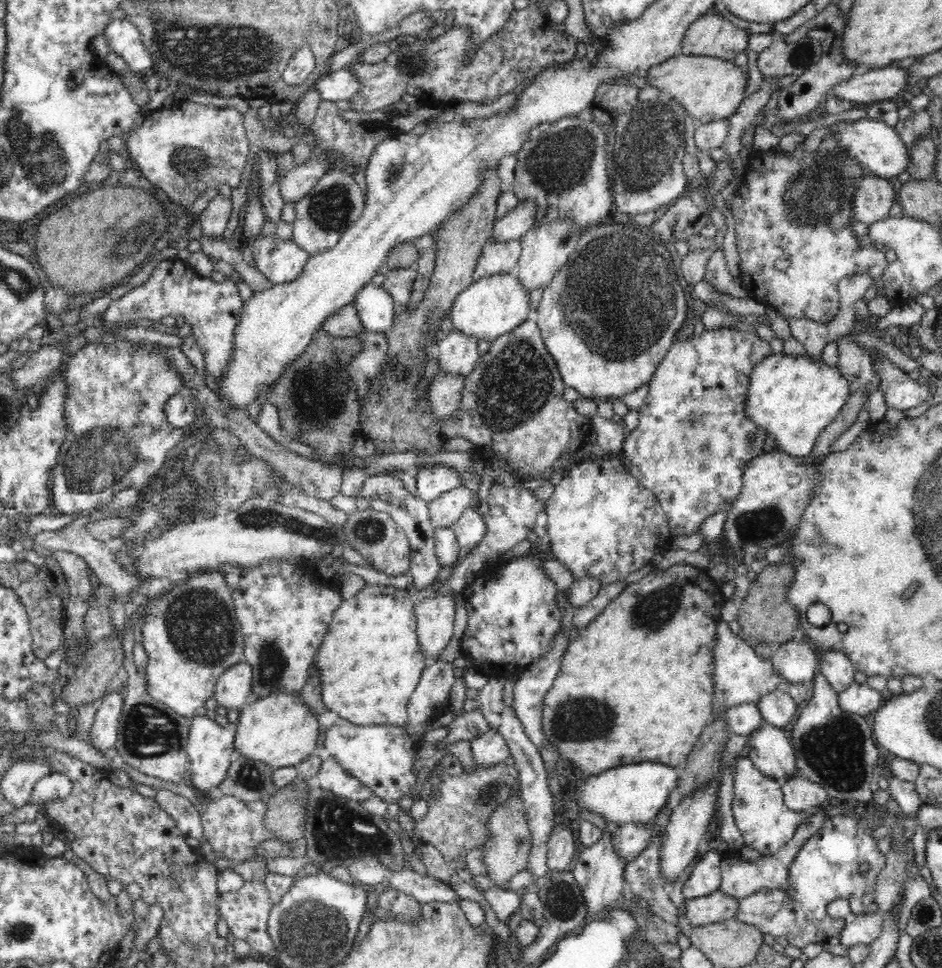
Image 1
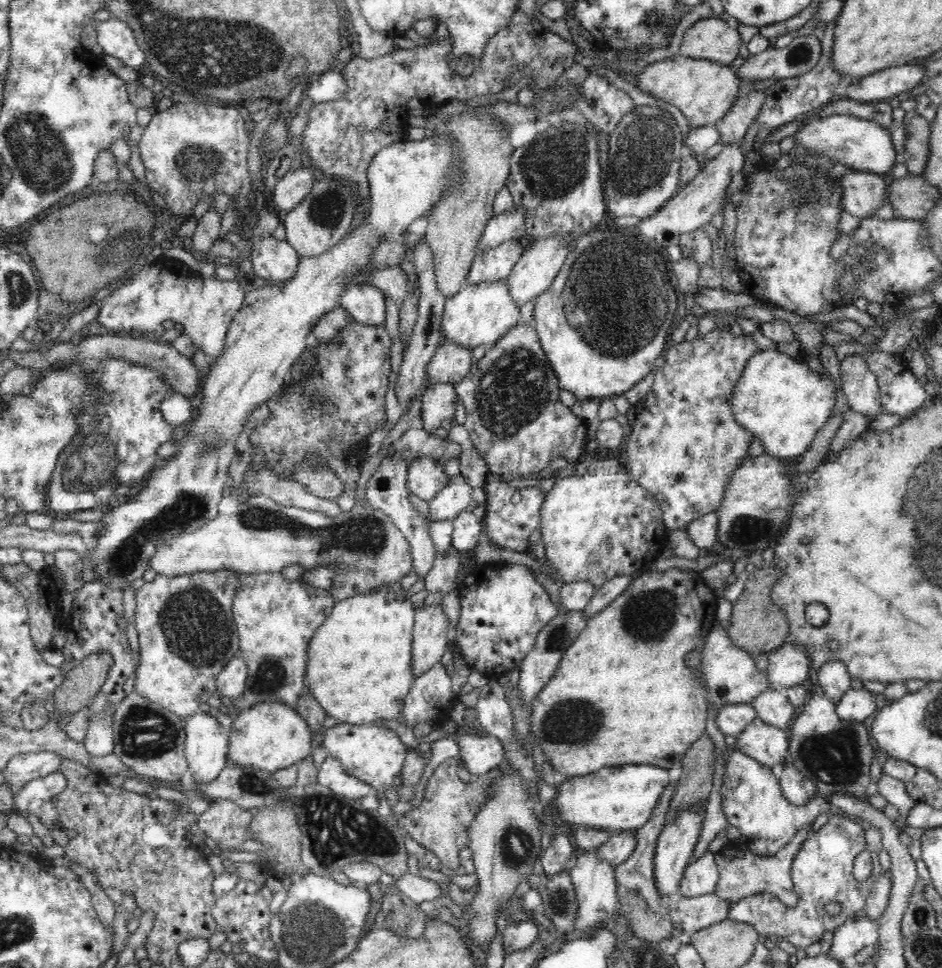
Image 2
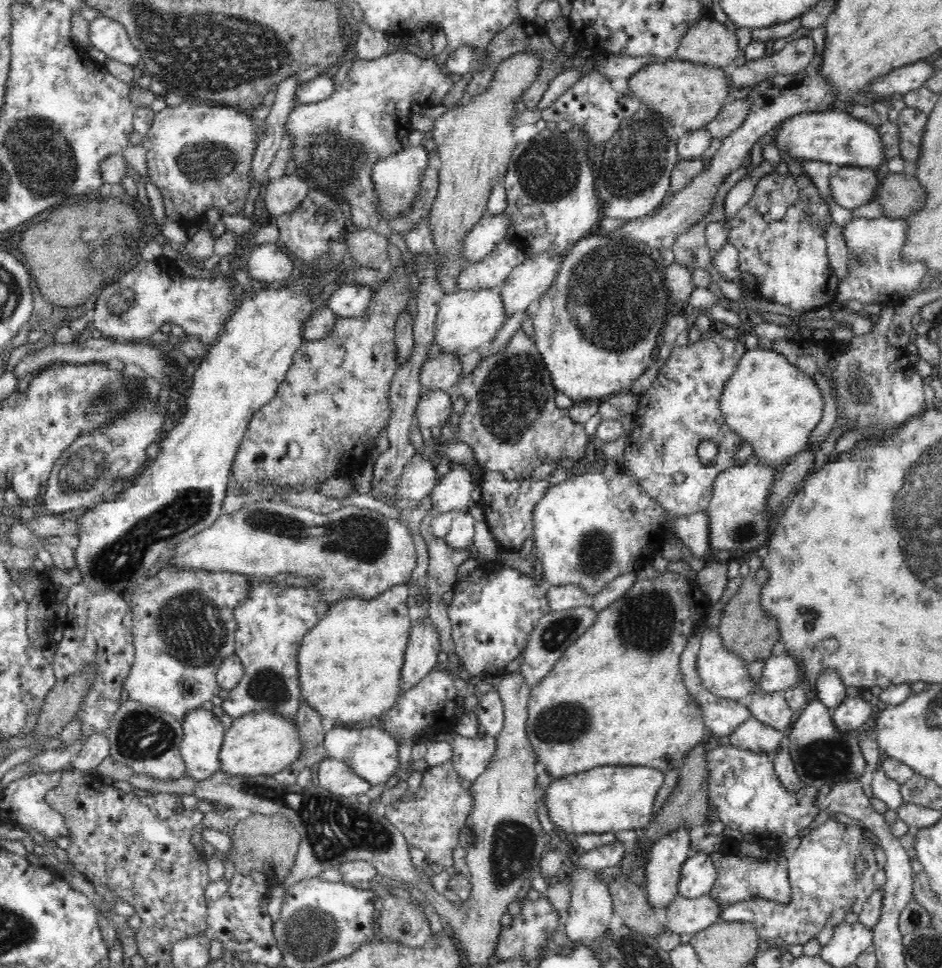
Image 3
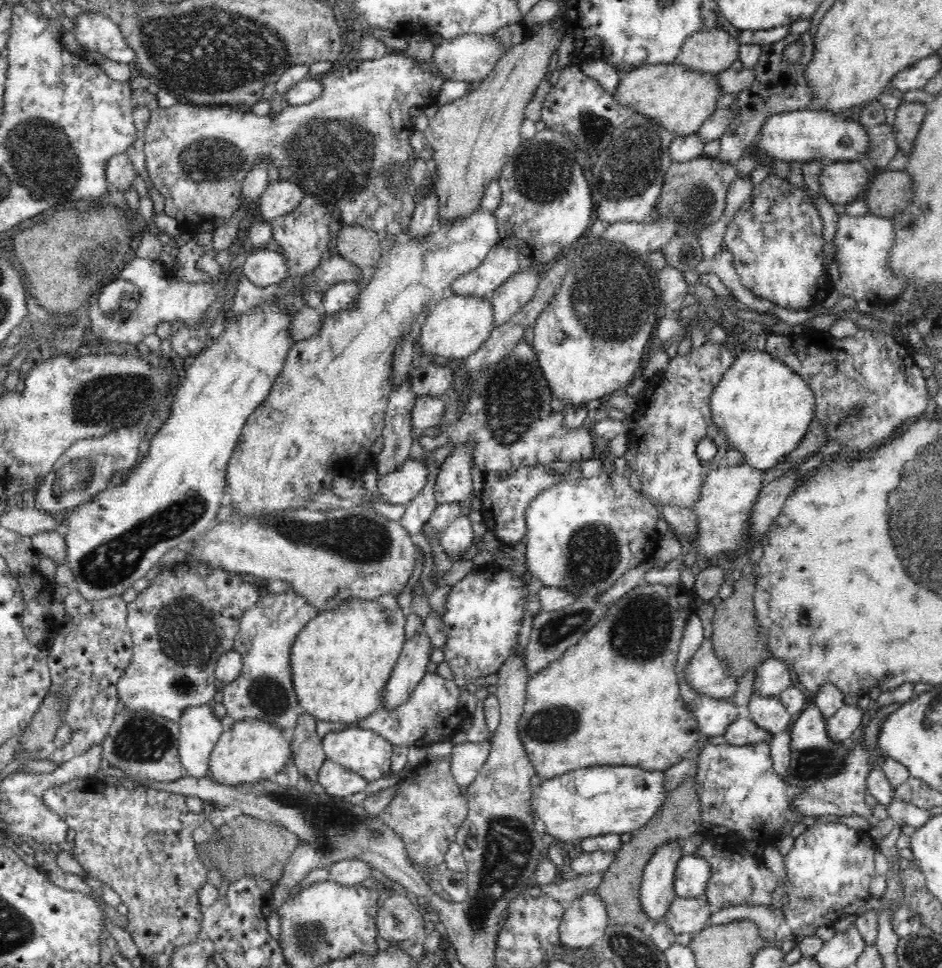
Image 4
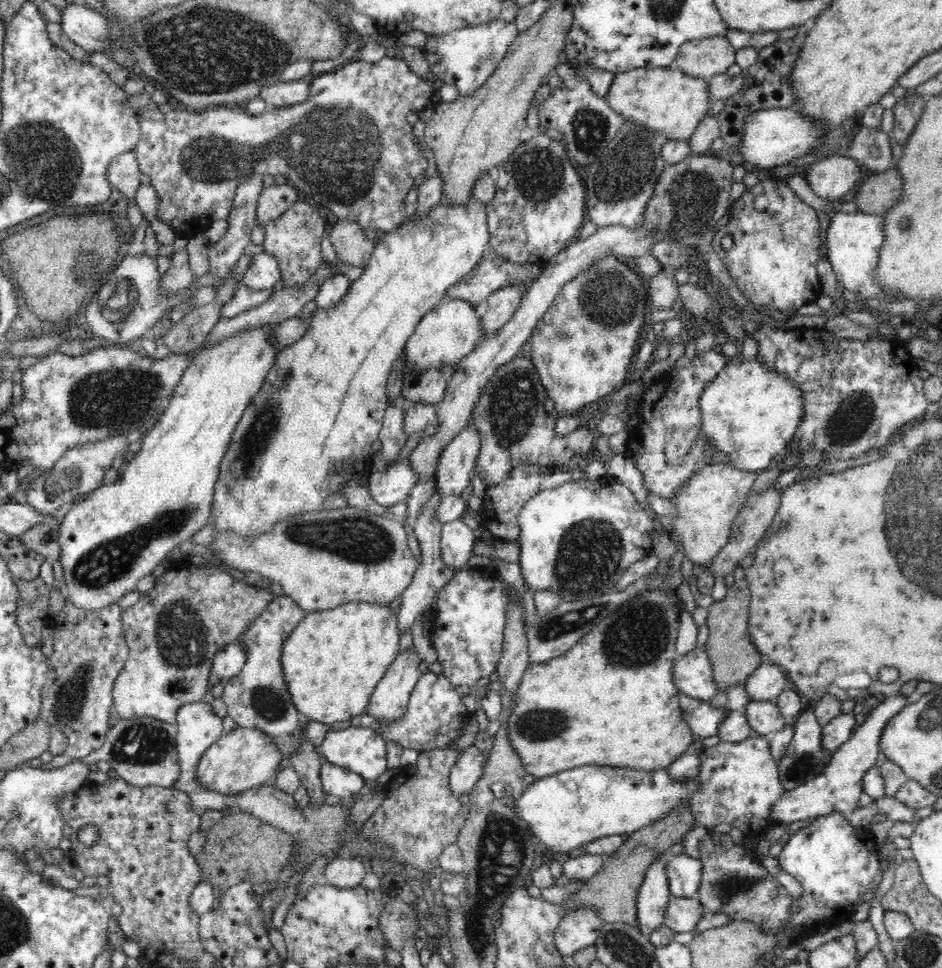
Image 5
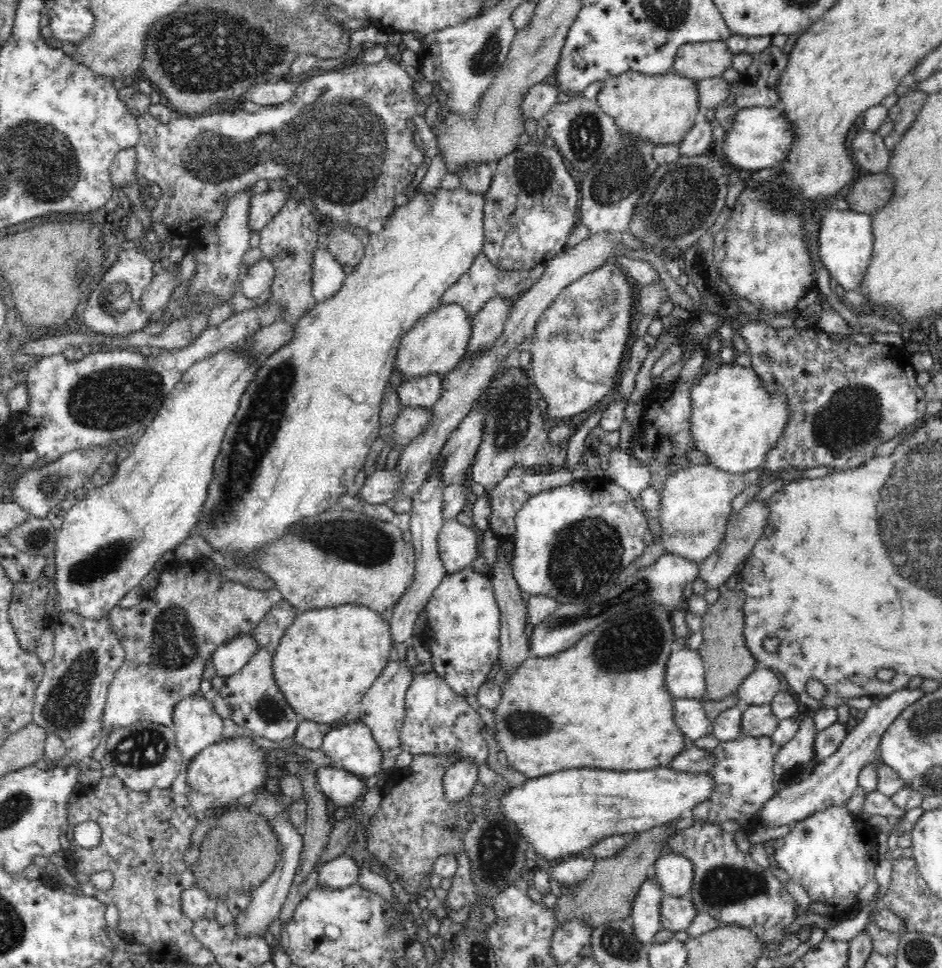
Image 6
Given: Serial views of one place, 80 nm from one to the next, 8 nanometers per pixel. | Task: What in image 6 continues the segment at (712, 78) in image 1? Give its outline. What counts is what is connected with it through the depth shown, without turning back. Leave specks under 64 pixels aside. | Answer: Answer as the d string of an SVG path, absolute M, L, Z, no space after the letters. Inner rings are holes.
M626 71L602 81L596 95L598 109L614 119L619 136L634 135L655 147L680 143L701 118L697 83L674 72L644 75Z

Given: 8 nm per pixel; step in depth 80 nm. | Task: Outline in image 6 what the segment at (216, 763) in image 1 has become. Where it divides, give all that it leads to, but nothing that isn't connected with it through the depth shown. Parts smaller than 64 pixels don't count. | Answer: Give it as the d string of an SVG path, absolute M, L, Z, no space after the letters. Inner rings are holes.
M201 691L191 696L186 696L186 699L178 700L174 704L173 710L173 729L175 737L177 738L177 747L183 756L182 772L180 776L186 780L186 768L193 760L194 756L204 748L211 744L216 744L218 740L222 739L222 718L216 713L212 700L204 697Z

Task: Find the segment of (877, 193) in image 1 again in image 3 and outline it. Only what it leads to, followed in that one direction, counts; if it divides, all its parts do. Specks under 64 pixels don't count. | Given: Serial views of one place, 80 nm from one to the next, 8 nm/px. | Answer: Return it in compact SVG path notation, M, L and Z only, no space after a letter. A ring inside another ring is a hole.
M840 167L829 177L829 188L840 206L858 210L876 200L881 177L881 173L870 168Z

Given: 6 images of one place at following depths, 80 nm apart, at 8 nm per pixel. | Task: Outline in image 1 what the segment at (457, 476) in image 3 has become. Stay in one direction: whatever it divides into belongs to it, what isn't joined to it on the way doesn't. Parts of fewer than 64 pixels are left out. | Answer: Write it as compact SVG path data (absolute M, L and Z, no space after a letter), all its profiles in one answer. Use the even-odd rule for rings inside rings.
M466 487L446 492L429 502L429 517L433 527L452 528L462 518L462 514L470 508L471 490Z

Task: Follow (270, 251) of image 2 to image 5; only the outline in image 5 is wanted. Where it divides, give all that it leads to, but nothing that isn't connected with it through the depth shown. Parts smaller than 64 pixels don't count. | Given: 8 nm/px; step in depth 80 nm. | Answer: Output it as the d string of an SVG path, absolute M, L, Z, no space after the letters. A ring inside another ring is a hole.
M266 252L257 254L244 273L243 284L250 290L262 291L274 289L276 283L280 280L280 267L274 255Z

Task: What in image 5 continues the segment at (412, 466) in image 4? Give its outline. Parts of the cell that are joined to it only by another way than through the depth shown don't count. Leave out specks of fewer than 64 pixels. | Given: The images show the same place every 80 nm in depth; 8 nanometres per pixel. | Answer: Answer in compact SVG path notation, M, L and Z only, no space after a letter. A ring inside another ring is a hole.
M408 462L393 463L386 470L371 472L368 476L368 493L378 504L391 507L407 500L417 484L417 479Z

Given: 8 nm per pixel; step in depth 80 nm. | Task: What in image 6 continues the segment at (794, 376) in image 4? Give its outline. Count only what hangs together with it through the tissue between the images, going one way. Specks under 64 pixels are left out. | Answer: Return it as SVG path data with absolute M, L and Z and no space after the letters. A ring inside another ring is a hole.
M735 363L723 364L717 372L705 375L691 390L690 402L693 406L690 437L696 449L708 455L704 464L731 473L762 467L766 452L776 446L776 440L789 420L786 397L768 395L752 367L745 368Z

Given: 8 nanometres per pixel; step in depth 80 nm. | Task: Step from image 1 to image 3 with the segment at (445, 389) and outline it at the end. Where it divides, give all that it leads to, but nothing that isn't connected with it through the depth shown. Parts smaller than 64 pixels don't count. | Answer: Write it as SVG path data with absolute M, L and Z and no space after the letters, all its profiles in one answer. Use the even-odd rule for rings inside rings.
M430 390L420 395L415 417L426 444L435 441L432 435L434 426L441 426L454 412L453 390Z

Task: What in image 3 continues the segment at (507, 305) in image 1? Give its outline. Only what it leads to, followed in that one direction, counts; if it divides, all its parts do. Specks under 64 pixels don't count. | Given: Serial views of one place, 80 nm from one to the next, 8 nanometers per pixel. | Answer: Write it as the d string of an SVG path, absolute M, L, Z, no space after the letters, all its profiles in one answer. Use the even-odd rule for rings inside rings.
M500 288L458 289L445 295L440 302L434 342L440 346L442 353L464 356L478 350L485 343L492 343L510 317Z

